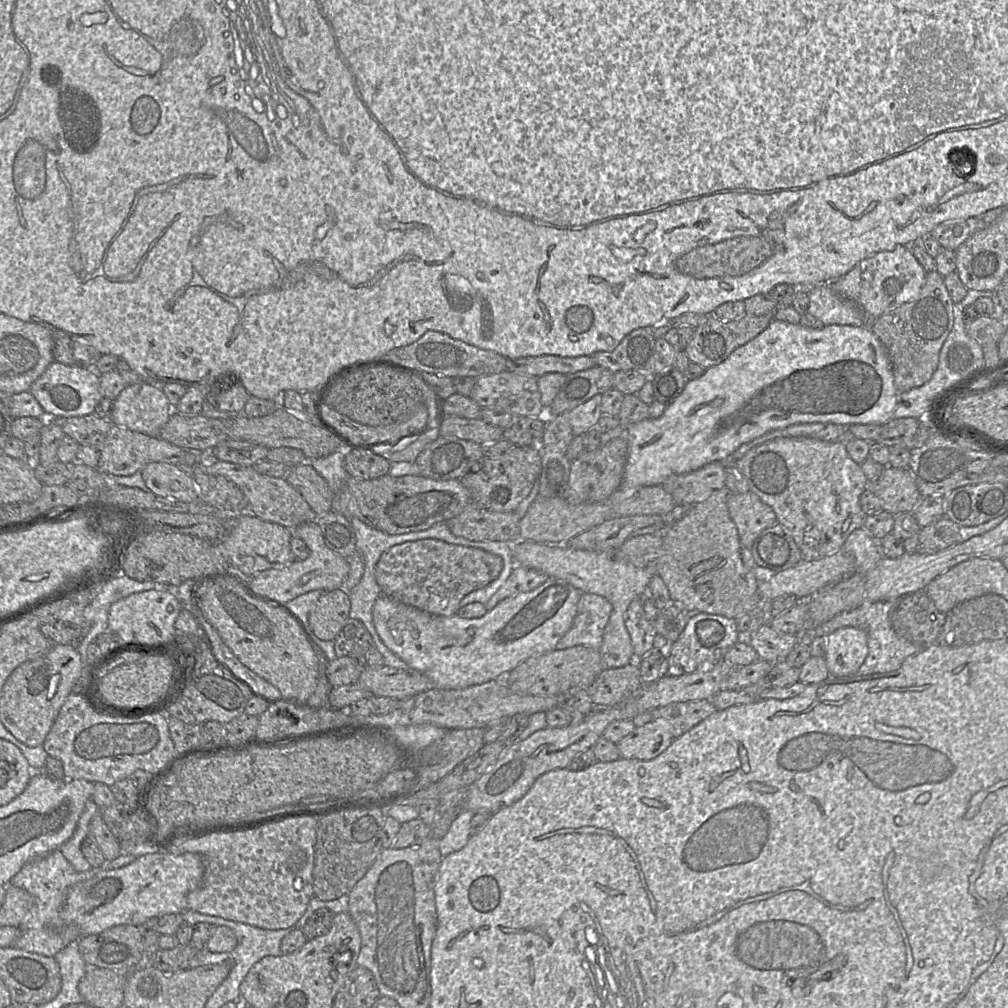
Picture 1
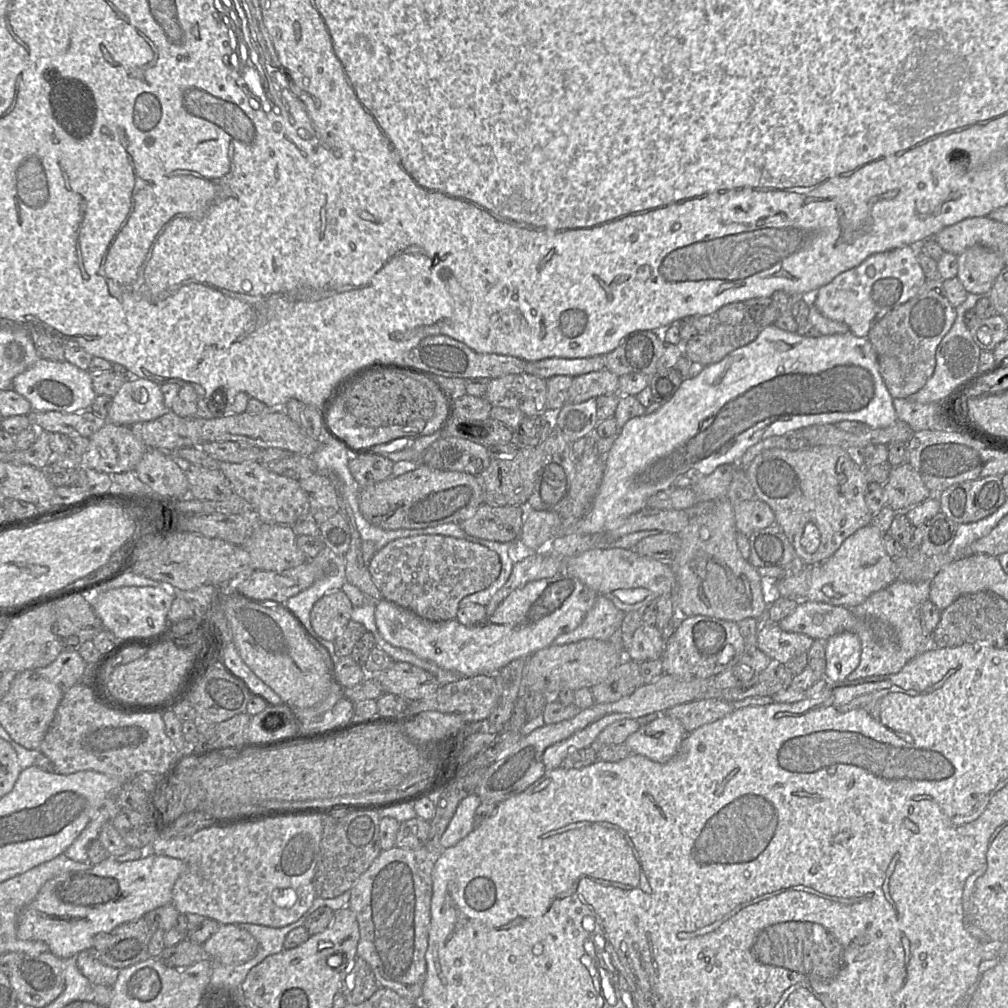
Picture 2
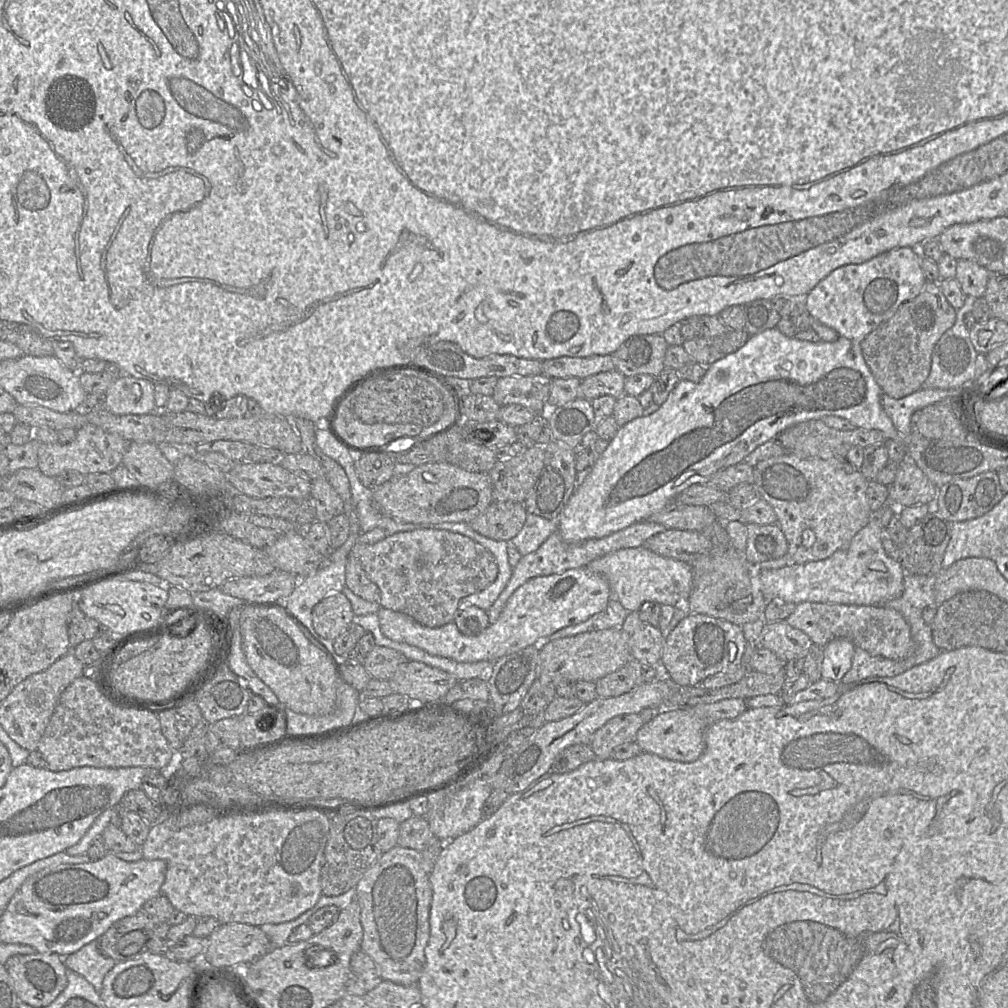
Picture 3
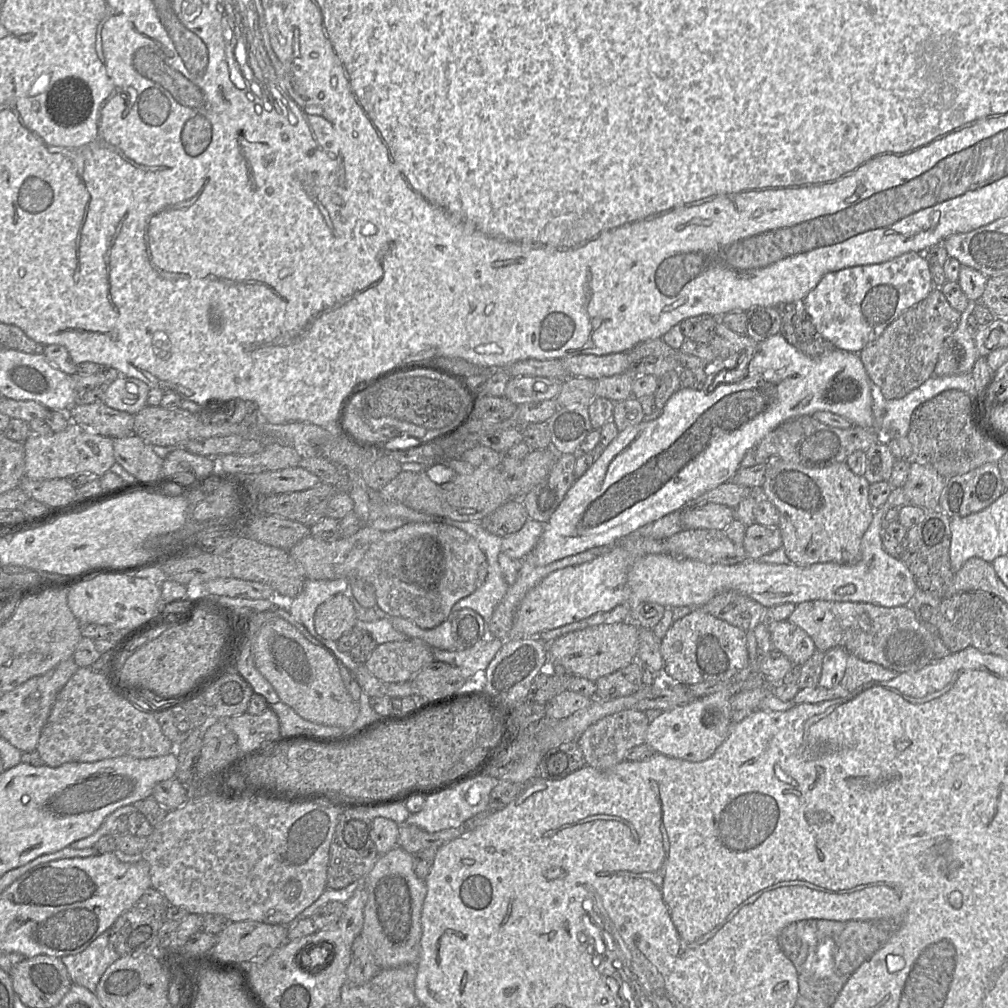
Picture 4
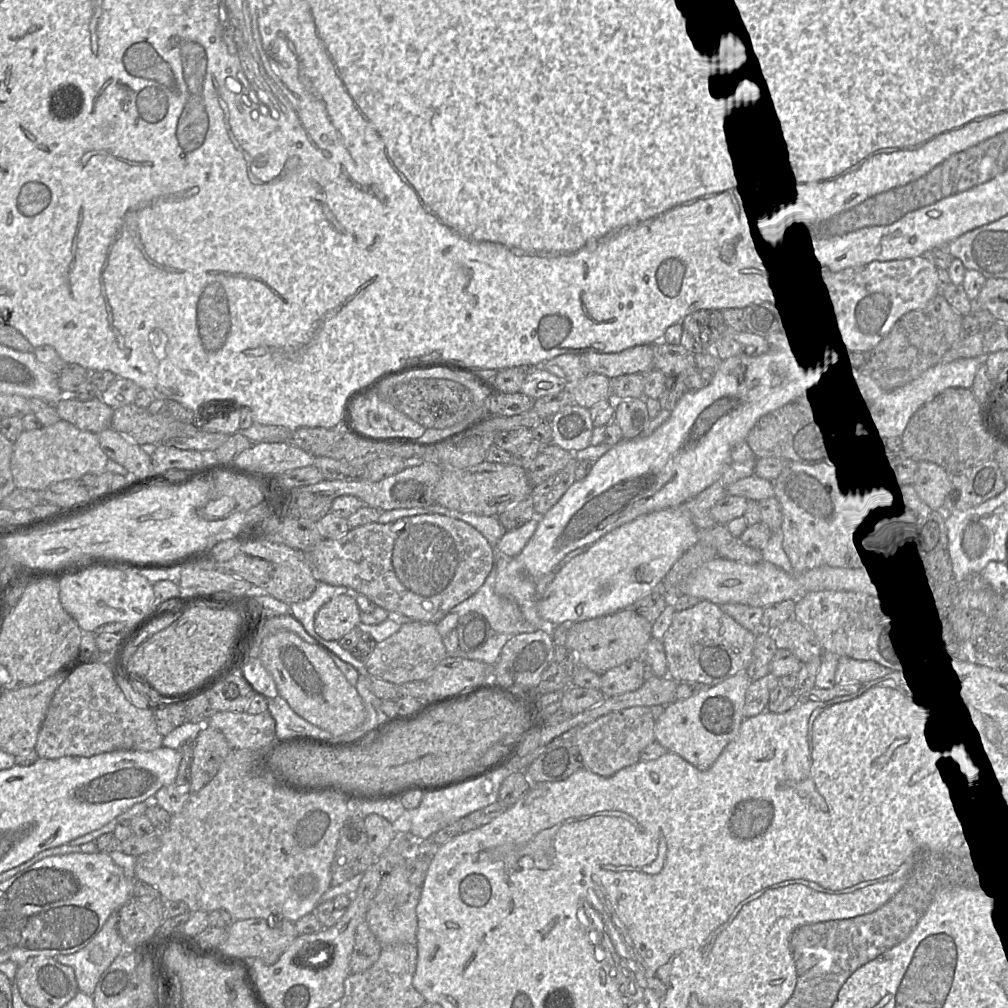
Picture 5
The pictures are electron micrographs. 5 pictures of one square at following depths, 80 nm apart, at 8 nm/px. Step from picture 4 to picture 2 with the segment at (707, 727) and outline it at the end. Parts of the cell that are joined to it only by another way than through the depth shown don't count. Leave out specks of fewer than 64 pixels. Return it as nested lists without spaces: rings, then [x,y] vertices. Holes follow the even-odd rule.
[[[660,714],[655,720],[630,734],[624,744],[630,749],[631,754],[640,754],[662,763],[678,753],[687,734],[680,721]]]

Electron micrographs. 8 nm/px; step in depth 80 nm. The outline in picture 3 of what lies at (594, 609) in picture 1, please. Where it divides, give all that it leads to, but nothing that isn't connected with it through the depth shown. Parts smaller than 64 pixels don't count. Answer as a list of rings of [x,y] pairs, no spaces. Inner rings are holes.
[[[611,597],[604,610],[592,615],[584,622],[567,626],[556,631],[555,633],[548,636],[546,640],[553,641],[585,632],[621,628],[628,613],[629,612],[617,599]]]

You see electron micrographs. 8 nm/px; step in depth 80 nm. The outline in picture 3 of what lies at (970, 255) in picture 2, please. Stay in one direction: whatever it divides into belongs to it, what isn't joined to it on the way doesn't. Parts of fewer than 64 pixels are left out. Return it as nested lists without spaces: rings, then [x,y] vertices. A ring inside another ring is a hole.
[[[958,259],[955,279],[966,296],[982,298],[991,274],[986,268],[971,260]]]

